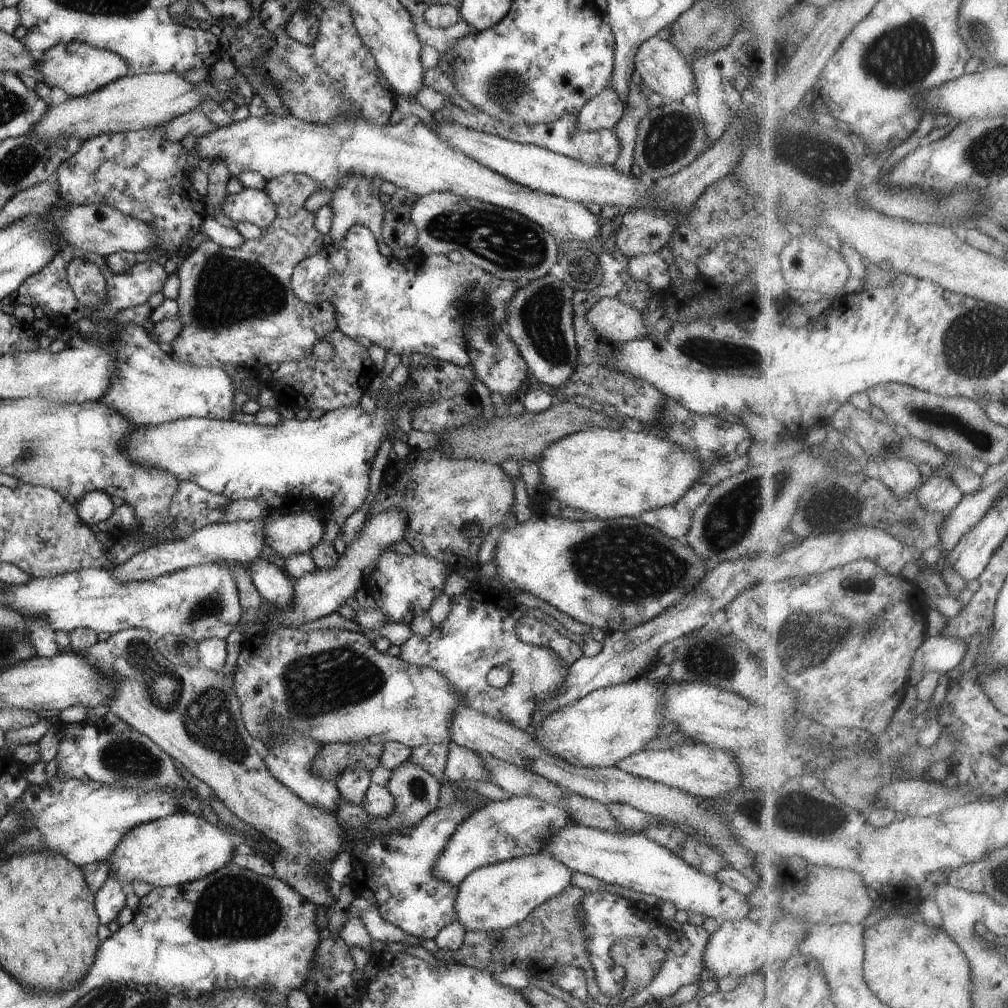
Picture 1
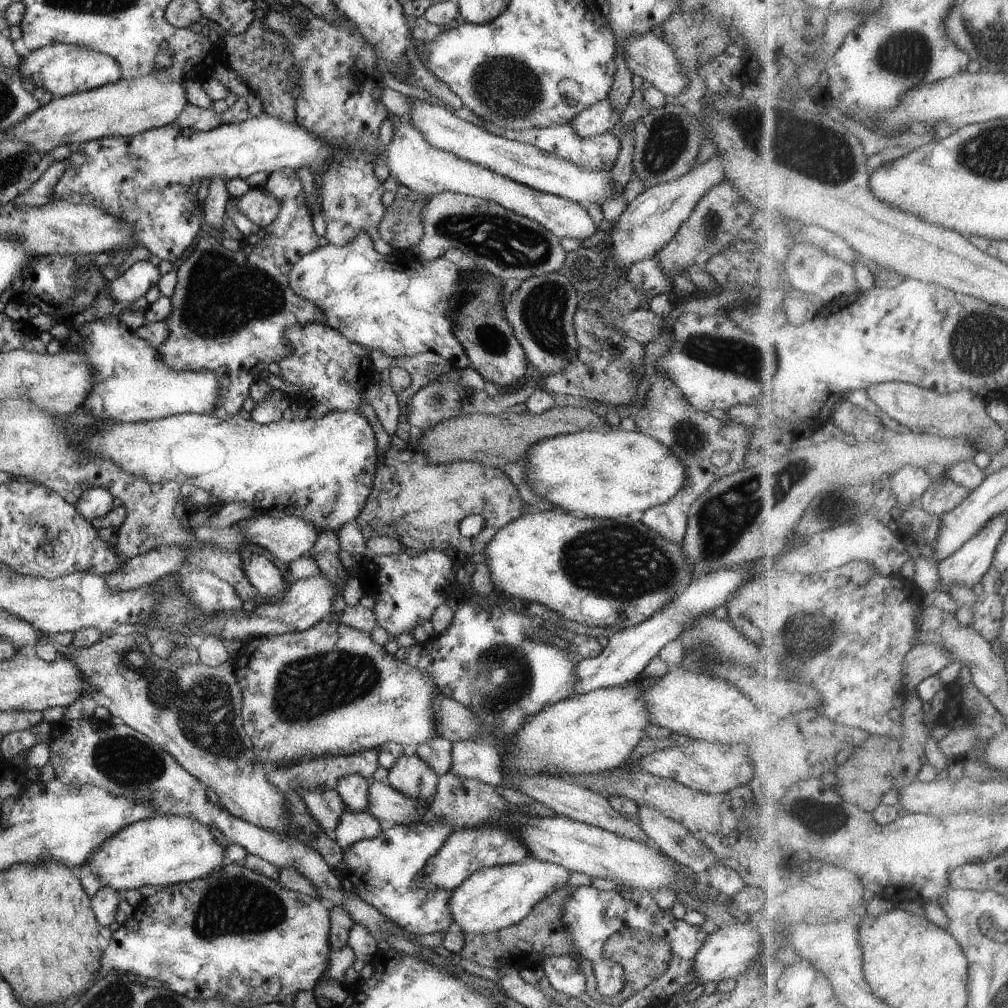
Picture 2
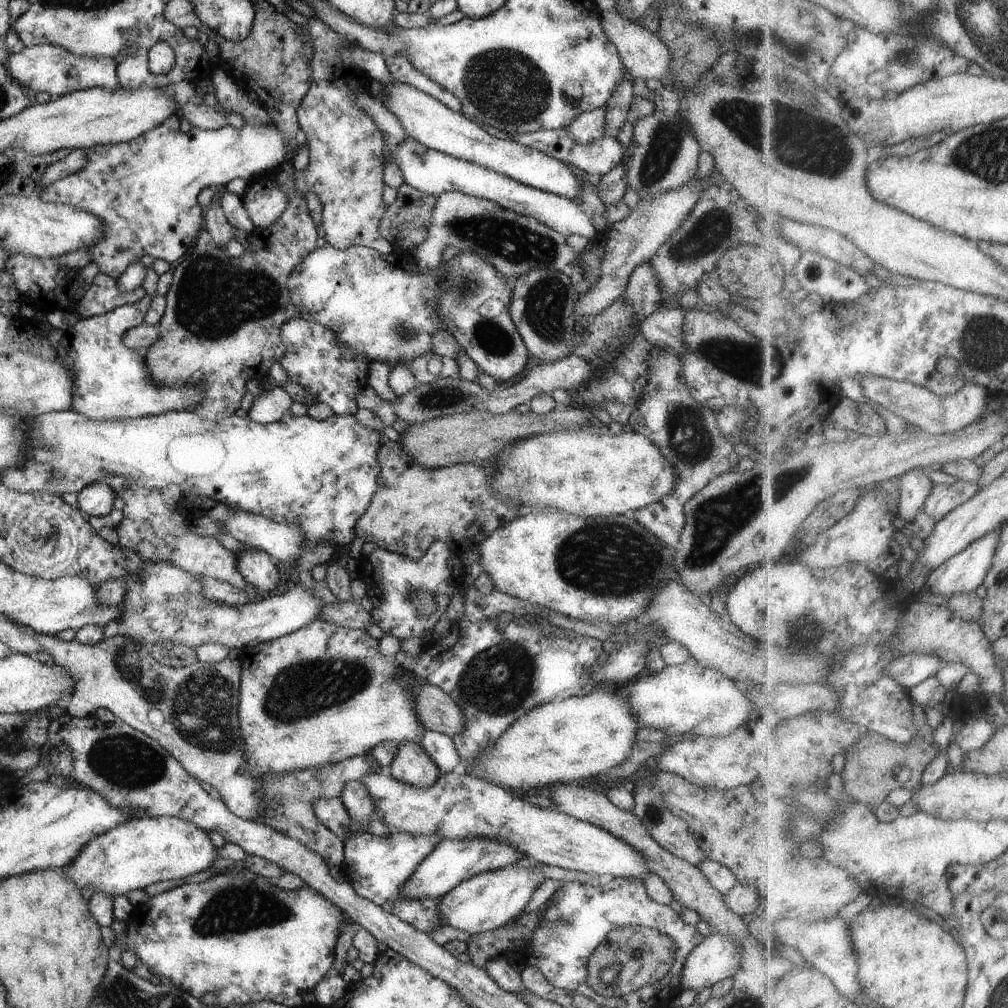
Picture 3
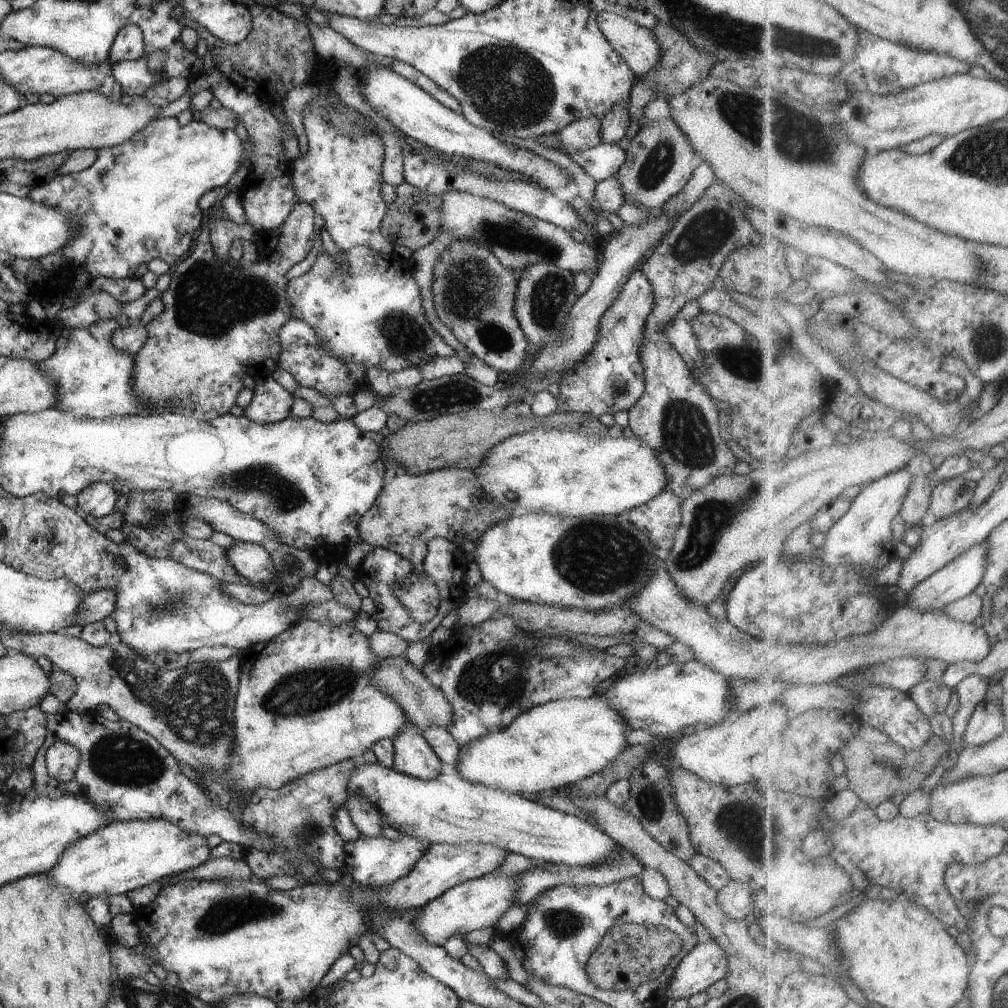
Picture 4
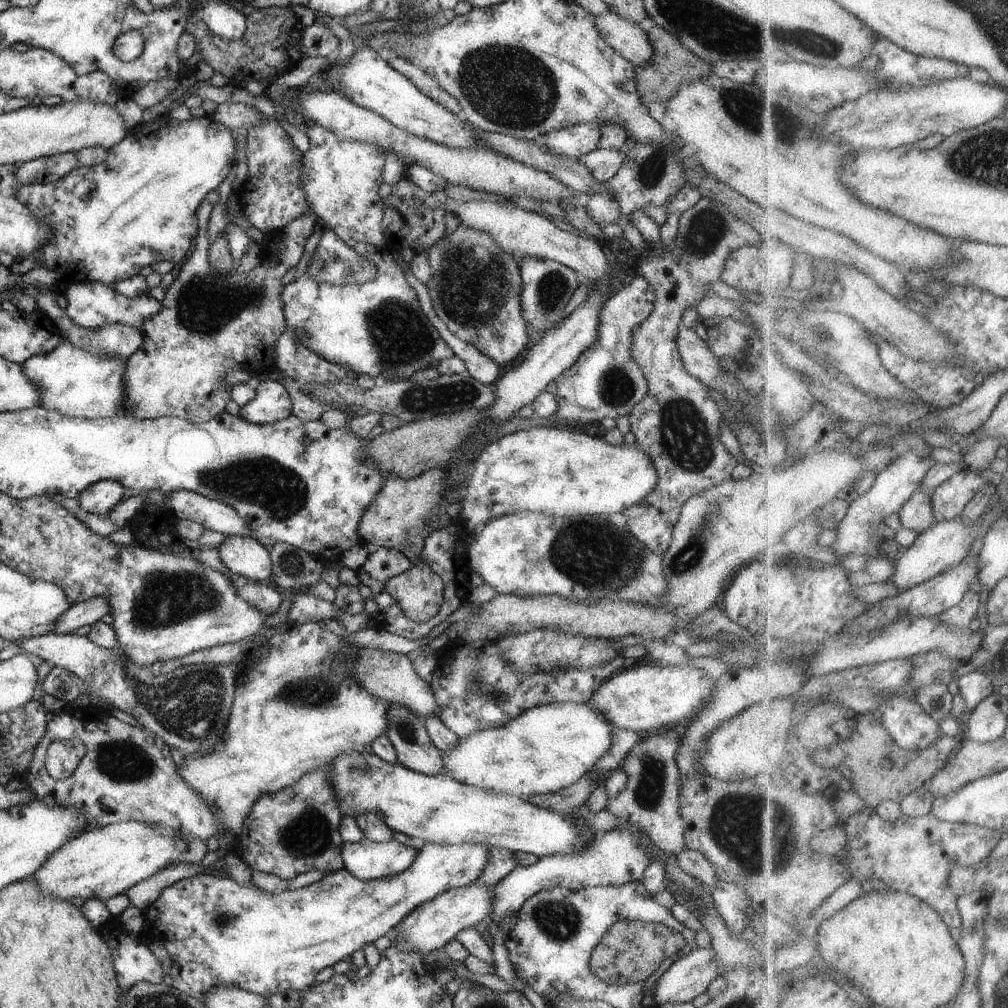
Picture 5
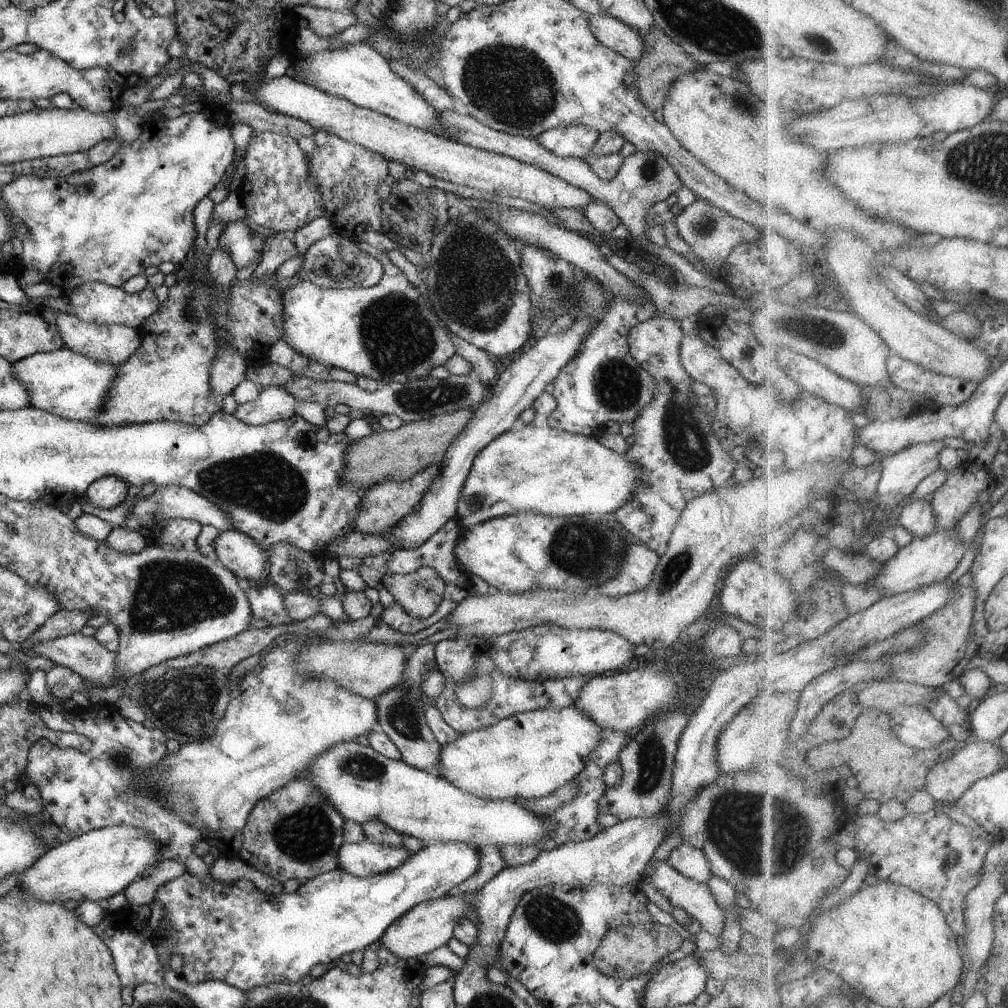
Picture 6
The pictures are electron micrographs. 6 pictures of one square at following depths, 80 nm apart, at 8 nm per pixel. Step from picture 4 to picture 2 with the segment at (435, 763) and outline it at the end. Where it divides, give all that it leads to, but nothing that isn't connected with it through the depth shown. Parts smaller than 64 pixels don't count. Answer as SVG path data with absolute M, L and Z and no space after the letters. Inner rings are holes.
M408 750L388 771L388 780L407 797L428 802L438 789L439 776L423 758Z

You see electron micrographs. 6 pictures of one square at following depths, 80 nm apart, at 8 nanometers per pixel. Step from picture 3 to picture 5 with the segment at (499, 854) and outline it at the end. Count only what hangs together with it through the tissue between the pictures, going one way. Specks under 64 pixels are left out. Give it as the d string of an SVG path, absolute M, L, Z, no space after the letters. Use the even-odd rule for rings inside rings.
M425 843L420 848L414 862L403 870L401 873L392 875L391 877L362 880L356 878L351 872L346 869L337 870L331 873L325 873L323 877L316 878L314 883L308 886L297 889L286 889L280 894L270 894L266 891L260 890L253 886L244 886L234 879L215 877L214 875L194 875L190 878L185 878L171 884L169 887L161 890L160 896L146 909L148 918L146 919L146 926L154 932L157 930L159 940L161 940L171 956L171 962L180 966L180 976L182 980L190 986L194 992L203 994L212 987L228 987L239 988L251 993L259 994L266 998L274 993L284 992L285 990L302 990L316 984L320 978L327 975L331 967L339 960L349 959L352 952L355 950L364 950L367 944L373 944L378 938L390 934L391 930L408 914L411 913L417 906L423 902L436 898L439 894L445 893L450 889L456 887L465 887L474 882L482 871L488 860L489 854L488 846L482 843L476 844L461 844L461 845L439 845L436 843Z

